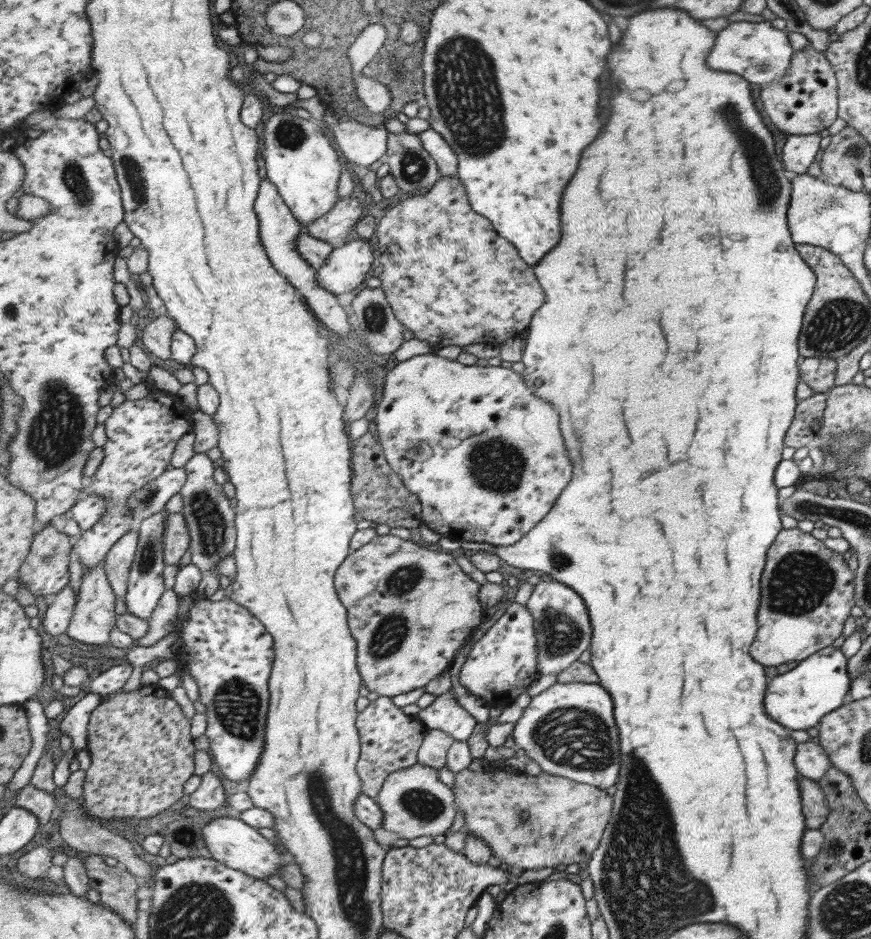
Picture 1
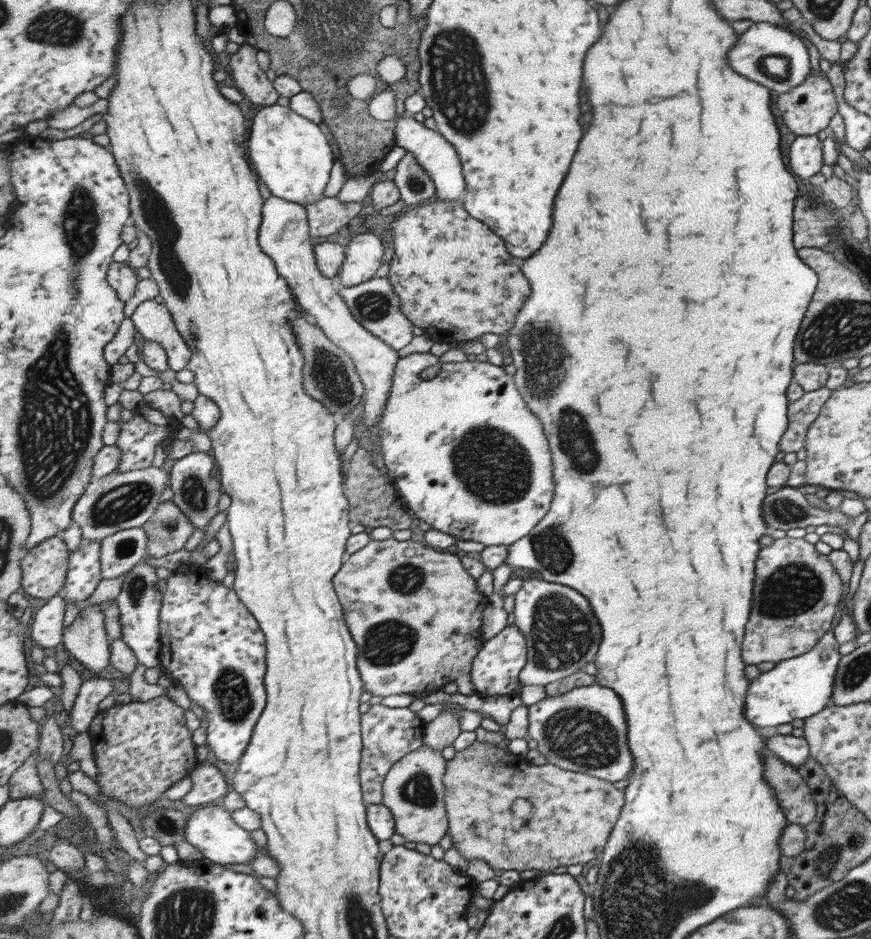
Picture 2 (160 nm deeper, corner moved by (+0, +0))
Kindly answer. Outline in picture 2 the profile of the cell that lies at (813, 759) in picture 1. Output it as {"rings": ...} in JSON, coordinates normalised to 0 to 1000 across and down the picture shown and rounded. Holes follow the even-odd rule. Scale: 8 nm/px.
{"rings":[[[890,782],[890,784],[878,785],[877,788],[879,788],[879,799],[883,802],[894,806],[913,820],[924,812],[927,806],[931,806],[922,785]]]}

